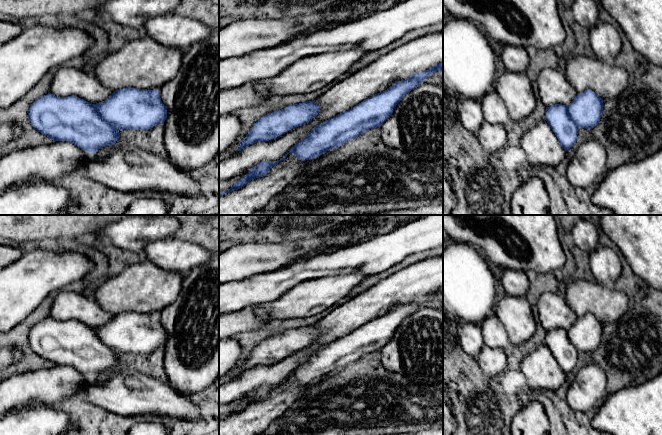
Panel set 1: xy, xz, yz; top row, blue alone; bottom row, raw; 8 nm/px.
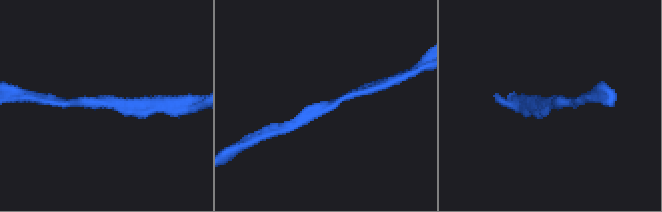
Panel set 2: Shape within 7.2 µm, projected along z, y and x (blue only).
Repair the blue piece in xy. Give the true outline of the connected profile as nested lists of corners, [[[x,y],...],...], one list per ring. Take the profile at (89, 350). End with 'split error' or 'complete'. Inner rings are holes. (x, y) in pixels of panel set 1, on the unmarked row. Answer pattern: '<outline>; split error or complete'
[[[138,312],[117,313],[105,325],[92,328],[76,320],[58,321],[50,316],[37,322],[28,334],[34,353],[53,365],[70,366],[89,378],[101,371],[113,369],[120,361],[120,353],[148,354],[164,348],[167,332],[158,314]]]; complete

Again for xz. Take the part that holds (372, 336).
[[[443,287],[433,289],[426,295],[418,296],[408,303],[395,306],[387,314],[377,317],[350,334],[324,345],[313,352],[306,361],[299,364],[280,384],[260,386],[228,415],[219,417],[219,420],[238,414],[251,404],[265,400],[274,389],[284,384],[289,377],[294,378],[301,385],[310,384],[357,362],[370,353],[380,351],[392,339],[396,329],[408,316],[422,308],[422,305],[435,295],[442,294]]]; complete

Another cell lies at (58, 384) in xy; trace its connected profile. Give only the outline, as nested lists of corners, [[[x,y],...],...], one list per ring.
[[[54,365],[47,369],[34,372],[15,374],[0,382],[0,418],[19,407],[35,403],[52,408],[53,405],[66,402],[73,398],[79,398],[79,392],[83,390],[90,378],[78,370],[66,365]]]

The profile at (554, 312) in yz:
[[[557,292],[543,293],[537,303],[539,321],[546,331],[555,328],[569,329],[578,315],[568,306],[565,296]]]

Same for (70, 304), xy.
[[[68,288],[57,293],[50,317],[58,321],[76,320],[96,328],[109,322],[114,314],[105,311],[94,298],[84,296],[79,289]]]

